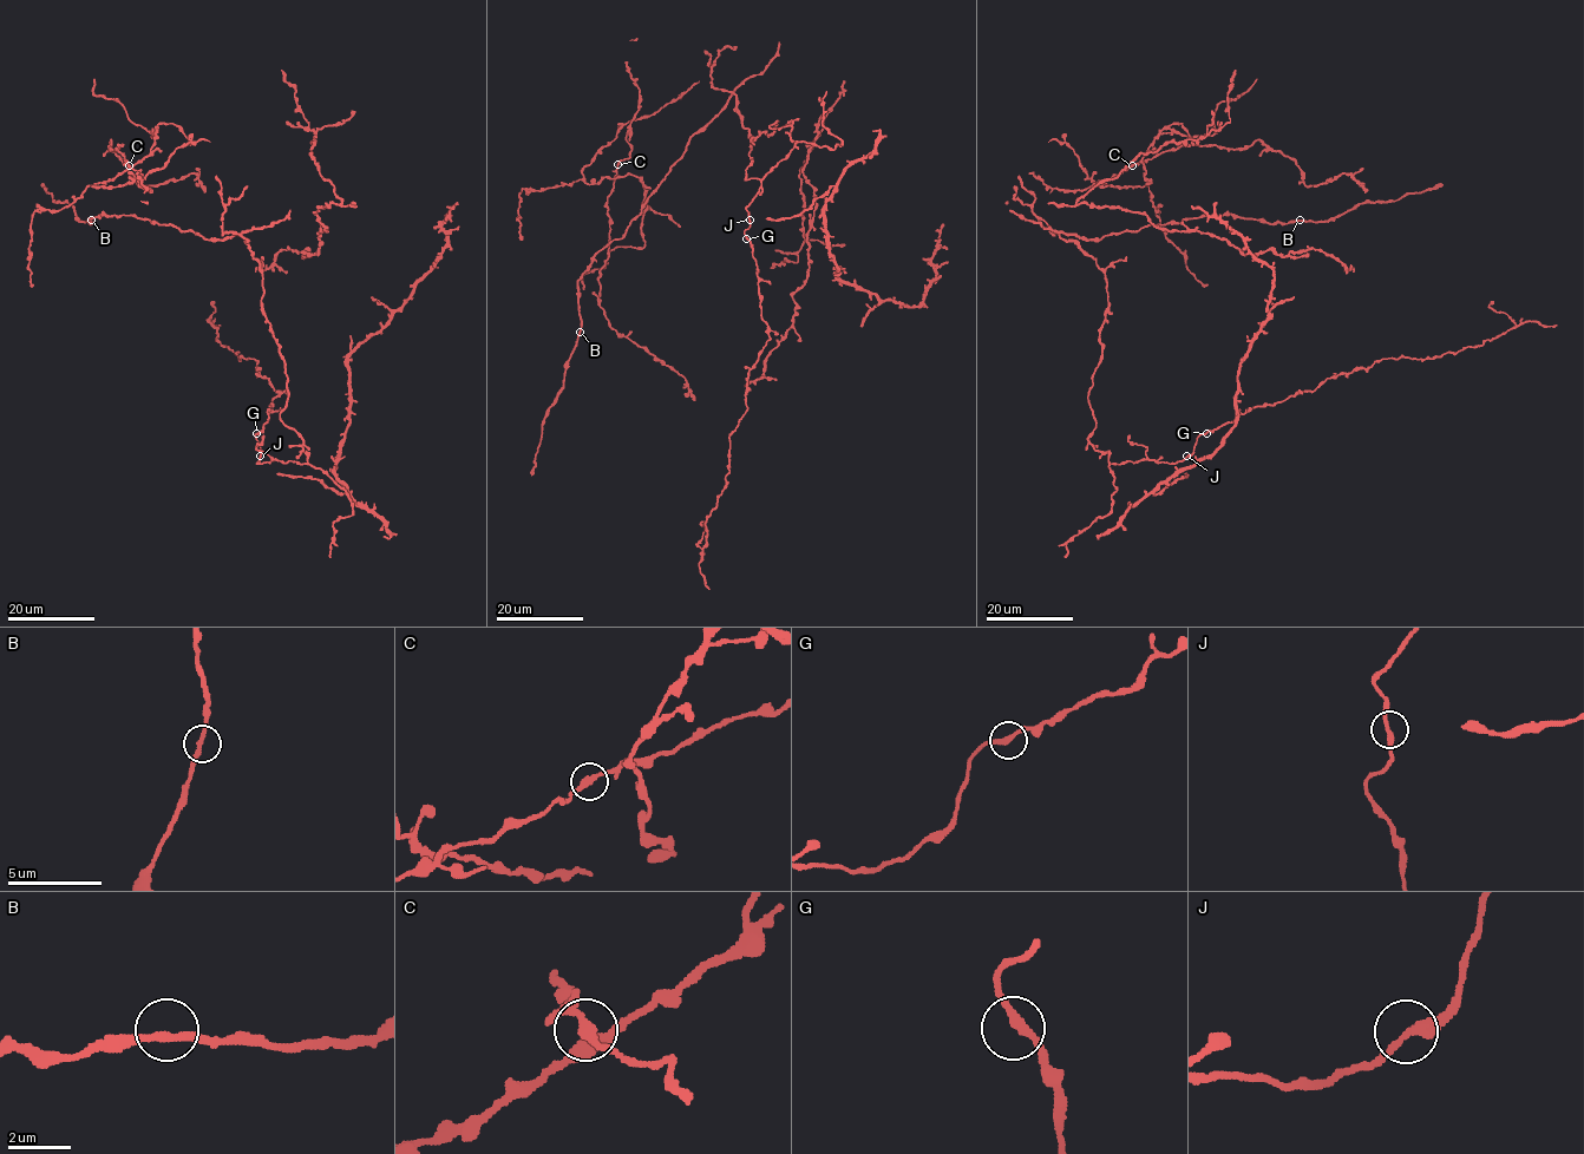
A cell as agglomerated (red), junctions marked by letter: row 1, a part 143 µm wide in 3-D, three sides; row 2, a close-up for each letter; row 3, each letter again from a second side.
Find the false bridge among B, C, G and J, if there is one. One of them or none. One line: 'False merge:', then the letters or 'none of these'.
False merge: none of these

